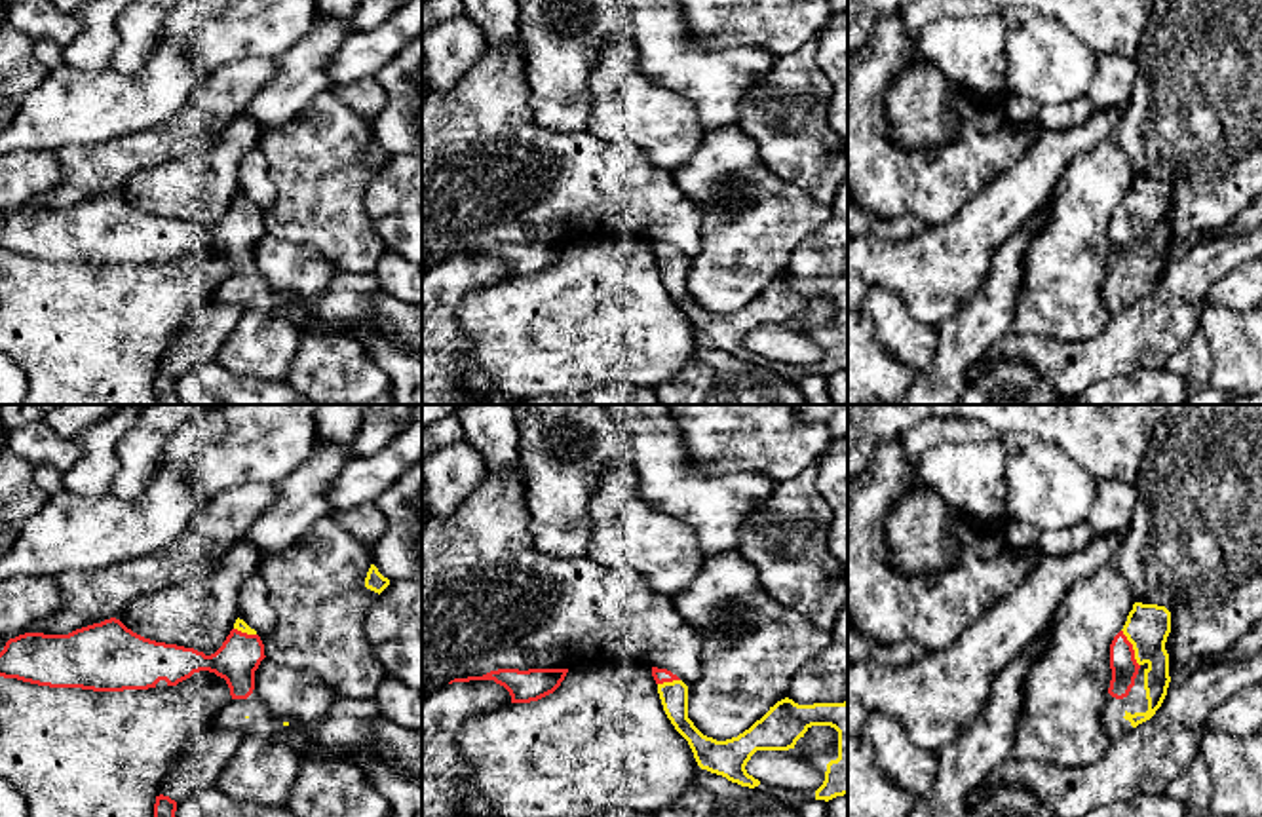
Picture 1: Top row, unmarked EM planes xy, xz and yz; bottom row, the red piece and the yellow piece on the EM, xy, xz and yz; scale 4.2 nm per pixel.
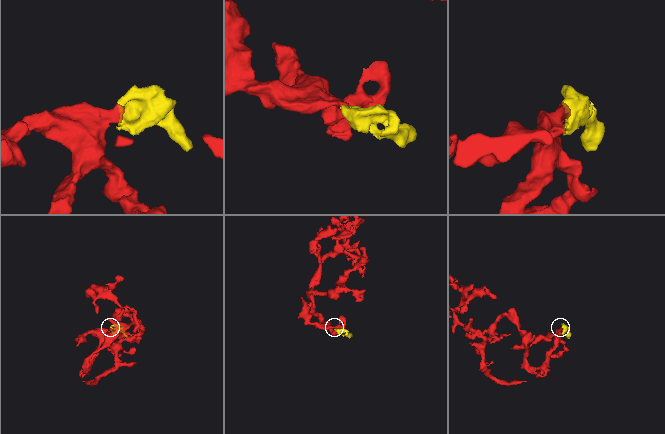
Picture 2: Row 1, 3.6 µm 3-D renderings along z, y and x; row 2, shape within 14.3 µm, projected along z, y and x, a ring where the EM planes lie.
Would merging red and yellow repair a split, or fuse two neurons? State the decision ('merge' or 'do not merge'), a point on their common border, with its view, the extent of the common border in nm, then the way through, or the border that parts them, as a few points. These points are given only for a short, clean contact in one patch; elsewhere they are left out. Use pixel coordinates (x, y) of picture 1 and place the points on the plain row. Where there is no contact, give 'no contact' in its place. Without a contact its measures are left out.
merge | yz (1131, 223) | 180 nm | across yz (1124, 240), (1131, 223), (1147, 202)

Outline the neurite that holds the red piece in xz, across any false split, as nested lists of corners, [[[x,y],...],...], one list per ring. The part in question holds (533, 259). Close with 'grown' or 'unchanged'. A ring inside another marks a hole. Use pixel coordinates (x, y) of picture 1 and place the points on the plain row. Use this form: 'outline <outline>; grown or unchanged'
outline [[[498,243],[483,251],[454,253],[449,258],[494,255],[509,266],[511,277],[530,277],[553,268],[564,255],[566,247],[568,243]]]; unchanged

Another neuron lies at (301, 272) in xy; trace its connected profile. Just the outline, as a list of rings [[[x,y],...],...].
[[[264,232],[255,245],[255,266],[258,283],[270,287],[283,300],[274,314],[287,317],[300,331],[327,329],[344,334],[310,310],[310,302],[340,272],[321,251],[287,243]]]

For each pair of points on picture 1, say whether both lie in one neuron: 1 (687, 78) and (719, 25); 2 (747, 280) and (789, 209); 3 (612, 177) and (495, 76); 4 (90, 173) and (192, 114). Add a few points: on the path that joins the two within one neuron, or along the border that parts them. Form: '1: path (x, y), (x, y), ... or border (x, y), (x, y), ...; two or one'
1: border (683, 19), (685, 29), (706, 46), (751, 46); two
2: path (747, 263), (747, 251), (772, 227); one
3: path (578, 166), (565, 152), (546, 149), (508, 111); one
4: path (114, 162), (168, 139); one

